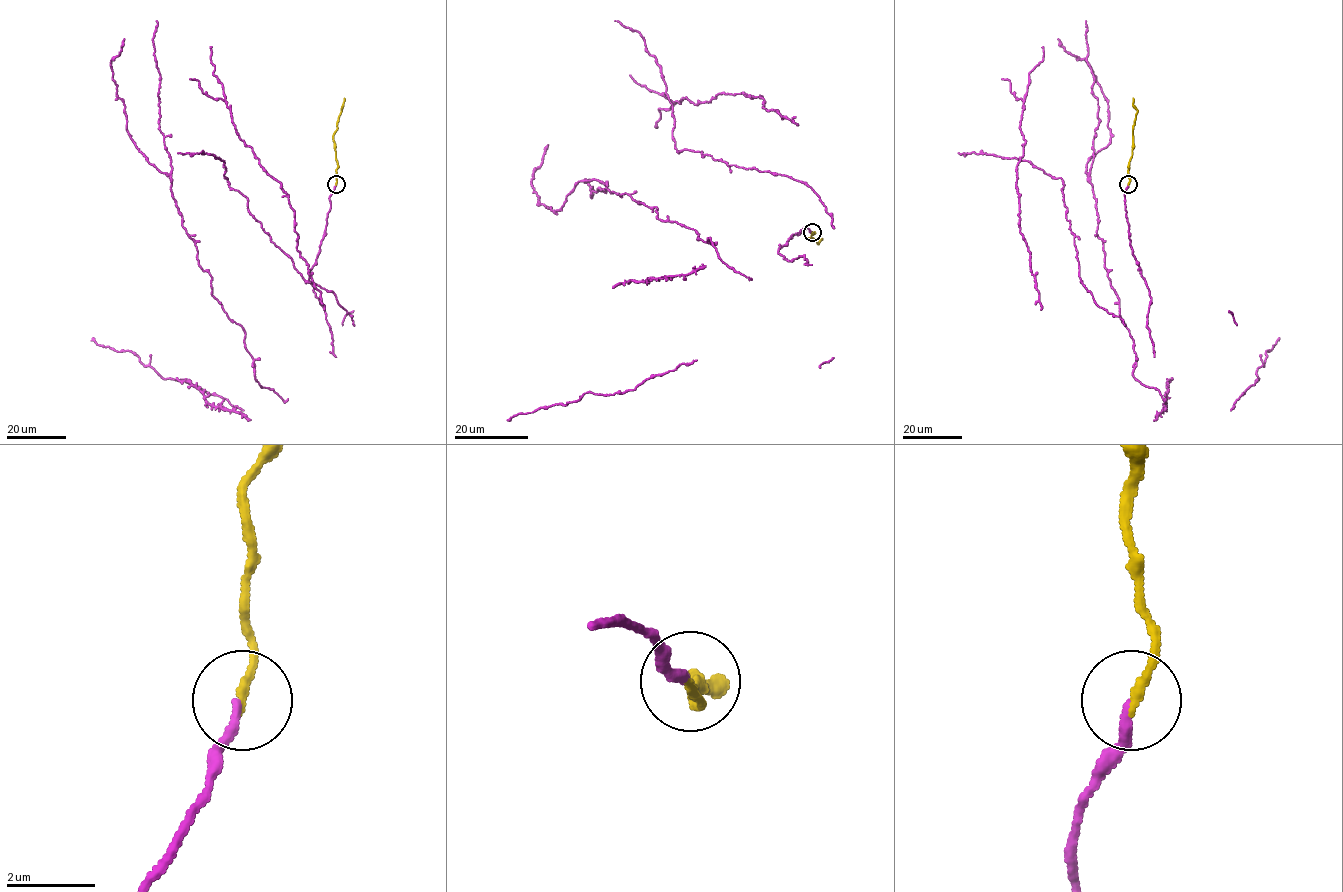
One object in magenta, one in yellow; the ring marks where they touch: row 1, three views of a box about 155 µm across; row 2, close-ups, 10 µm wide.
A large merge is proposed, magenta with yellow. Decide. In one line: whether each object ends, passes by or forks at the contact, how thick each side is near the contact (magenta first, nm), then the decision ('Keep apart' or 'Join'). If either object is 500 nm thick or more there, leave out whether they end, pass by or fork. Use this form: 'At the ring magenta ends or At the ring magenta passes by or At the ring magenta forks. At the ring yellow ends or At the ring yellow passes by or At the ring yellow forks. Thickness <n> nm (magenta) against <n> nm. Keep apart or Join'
At the ring magenta ends. At the ring yellow ends. Thickness 200 nm (magenta) against 190 nm. Join

